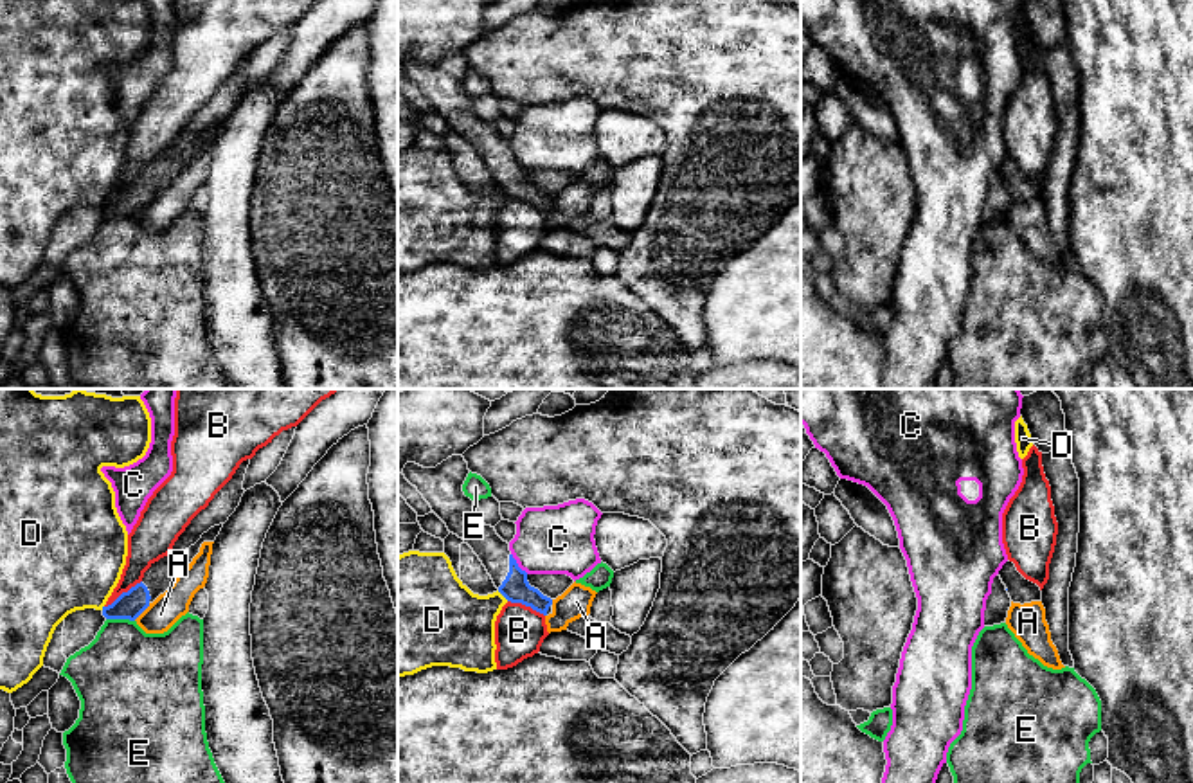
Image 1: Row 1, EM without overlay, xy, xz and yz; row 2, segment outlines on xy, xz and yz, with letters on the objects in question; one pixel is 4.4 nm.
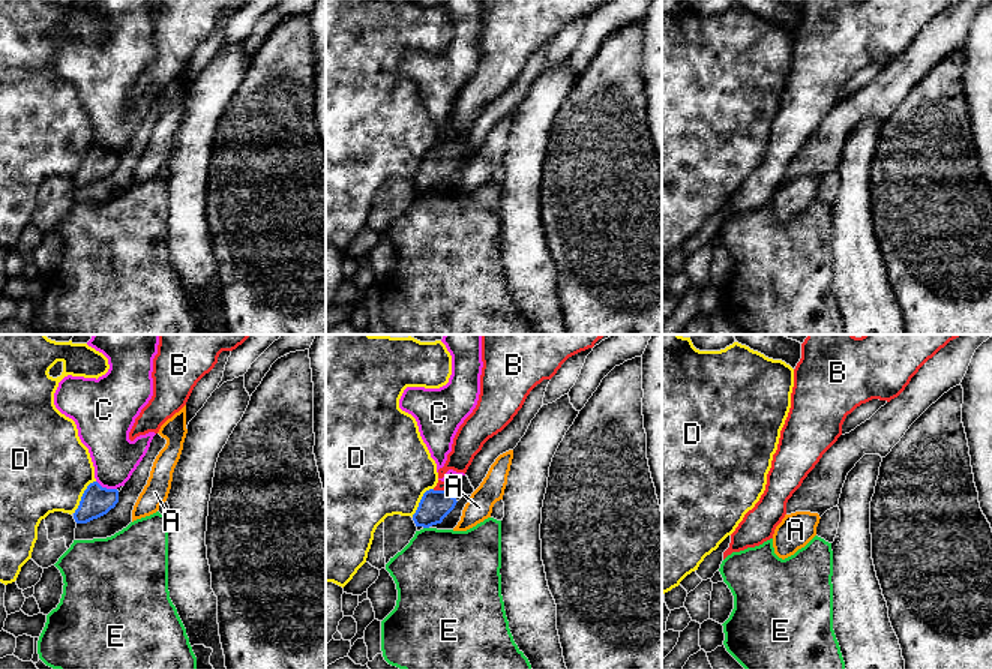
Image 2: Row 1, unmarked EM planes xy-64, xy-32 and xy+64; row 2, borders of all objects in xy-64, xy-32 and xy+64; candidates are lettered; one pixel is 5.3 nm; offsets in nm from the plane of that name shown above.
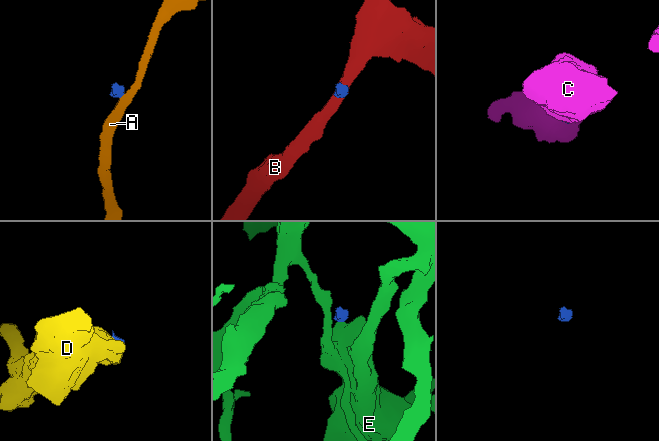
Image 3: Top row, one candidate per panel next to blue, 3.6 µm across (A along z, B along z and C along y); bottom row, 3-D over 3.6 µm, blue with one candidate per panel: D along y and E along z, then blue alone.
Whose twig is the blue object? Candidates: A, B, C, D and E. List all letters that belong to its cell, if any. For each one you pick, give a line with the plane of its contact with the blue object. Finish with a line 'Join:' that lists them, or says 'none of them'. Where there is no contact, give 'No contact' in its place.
Join: none of them

